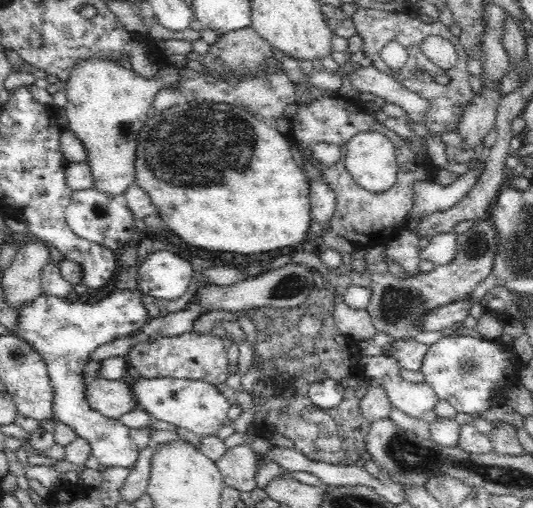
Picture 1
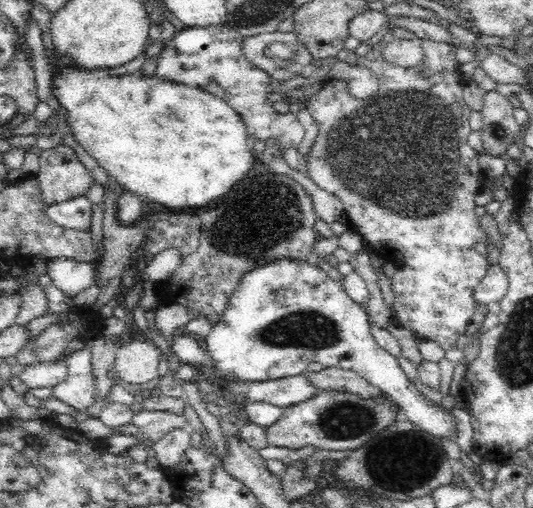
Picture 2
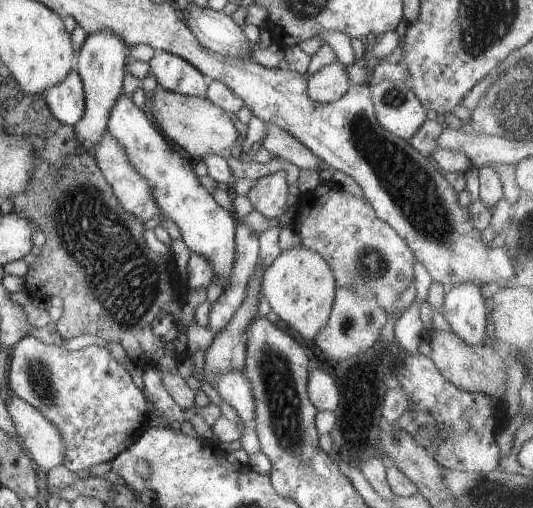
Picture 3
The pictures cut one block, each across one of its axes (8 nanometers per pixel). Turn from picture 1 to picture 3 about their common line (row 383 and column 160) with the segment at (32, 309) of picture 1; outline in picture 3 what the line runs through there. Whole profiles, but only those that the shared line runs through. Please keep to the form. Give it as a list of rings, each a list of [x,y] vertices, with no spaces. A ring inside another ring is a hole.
[[[156,51],[149,62],[149,70],[164,90],[191,97],[206,98],[208,86],[213,81],[190,62],[164,51]]]

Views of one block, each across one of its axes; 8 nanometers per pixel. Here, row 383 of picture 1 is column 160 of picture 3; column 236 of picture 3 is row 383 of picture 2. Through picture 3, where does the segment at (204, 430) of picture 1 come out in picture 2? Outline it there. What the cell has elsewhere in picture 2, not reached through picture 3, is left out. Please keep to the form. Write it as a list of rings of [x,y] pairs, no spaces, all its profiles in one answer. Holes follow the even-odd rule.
[[[283,259],[270,261],[261,267],[245,272],[238,286],[230,295],[222,318],[213,324],[205,336],[206,349],[216,365],[218,388],[226,388],[230,381],[276,380],[305,374],[310,362],[320,362],[325,367],[351,370],[365,378],[372,386],[381,389],[400,408],[403,419],[412,421],[418,428],[437,436],[439,439],[455,440],[456,418],[450,410],[428,400],[416,386],[410,382],[402,370],[398,359],[380,348],[371,333],[368,313],[363,305],[355,303],[346,294],[343,283],[328,277],[321,267],[306,261]]]

